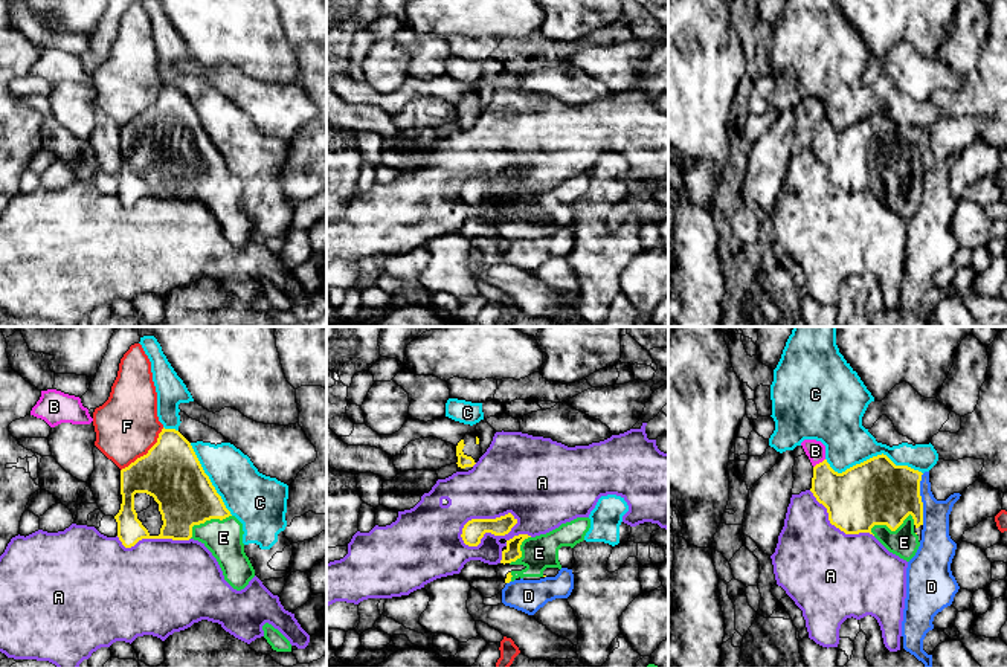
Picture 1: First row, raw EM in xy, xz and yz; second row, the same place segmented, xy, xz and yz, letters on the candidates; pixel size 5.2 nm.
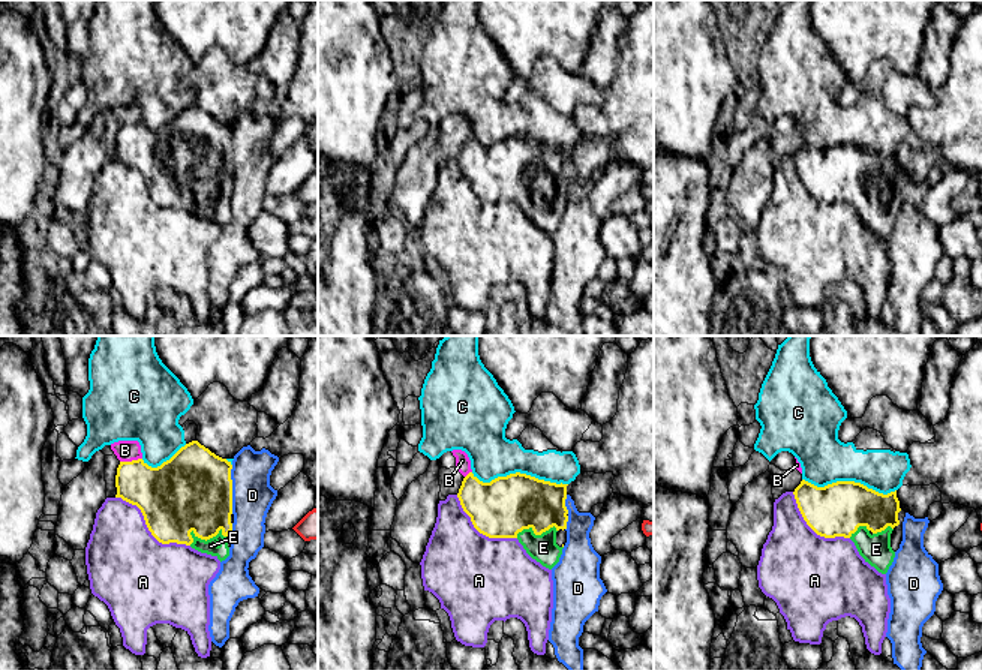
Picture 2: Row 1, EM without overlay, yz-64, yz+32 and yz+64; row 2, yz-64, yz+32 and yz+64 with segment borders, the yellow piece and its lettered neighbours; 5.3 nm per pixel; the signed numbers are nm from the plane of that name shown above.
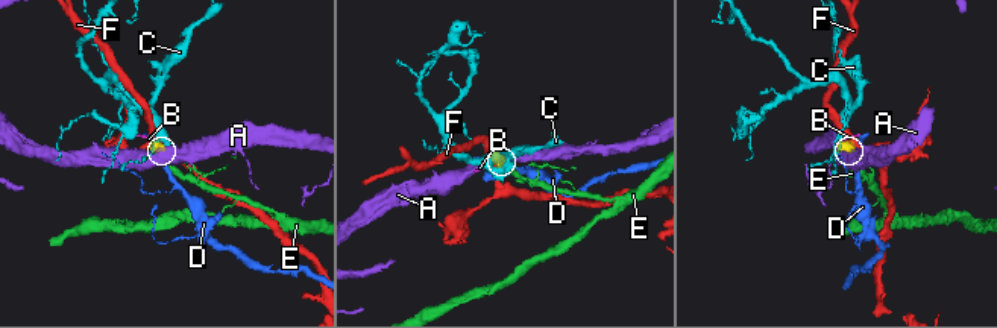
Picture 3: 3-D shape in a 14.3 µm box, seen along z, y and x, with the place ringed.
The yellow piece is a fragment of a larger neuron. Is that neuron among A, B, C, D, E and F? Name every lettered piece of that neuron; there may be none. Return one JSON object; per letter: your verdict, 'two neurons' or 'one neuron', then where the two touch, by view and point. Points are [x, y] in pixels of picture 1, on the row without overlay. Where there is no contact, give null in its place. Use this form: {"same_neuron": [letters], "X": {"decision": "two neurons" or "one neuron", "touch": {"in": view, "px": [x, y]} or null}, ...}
{"same_neuron": ["E"], "A": {"decision": "two neurons", "touch": {"in": "xz", "px": [485, 177]}}, "B": {"decision": "two neurons", "touch": {"in": "yz", "px": [820, 121]}}, "C": {"decision": "two neurons", "touch": {"in": "yz", "px": [873, 115]}}, "D": {"decision": "two neurons", "touch": {"in": "yz", "px": [920, 157]}}, "E": {"decision": "one neuron", "touch": {"in": "yz", "px": [891, 188]}}, "F": {"decision": "two neurons", "touch": {"in": "xy", "px": [147, 112]}}}

